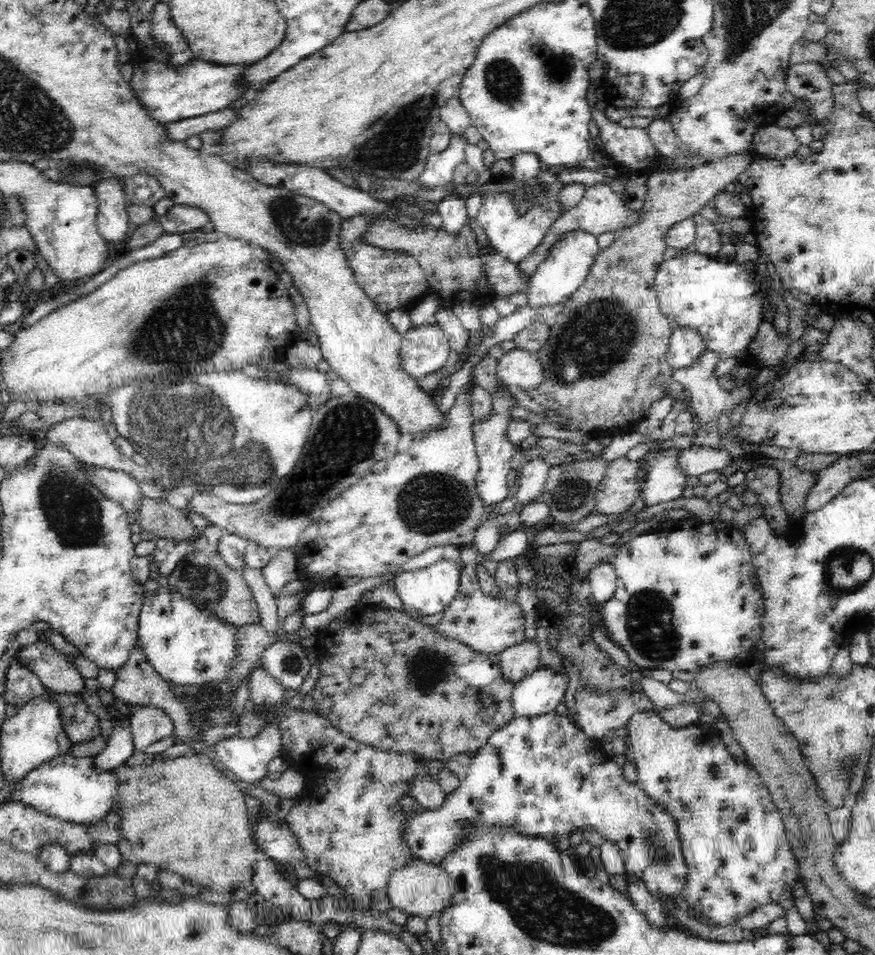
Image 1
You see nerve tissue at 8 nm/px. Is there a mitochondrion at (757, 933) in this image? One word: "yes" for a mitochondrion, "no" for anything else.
no

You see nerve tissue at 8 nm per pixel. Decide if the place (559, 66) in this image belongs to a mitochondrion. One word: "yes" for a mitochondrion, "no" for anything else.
yes

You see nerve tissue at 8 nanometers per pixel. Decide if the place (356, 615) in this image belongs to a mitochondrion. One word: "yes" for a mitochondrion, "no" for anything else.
no

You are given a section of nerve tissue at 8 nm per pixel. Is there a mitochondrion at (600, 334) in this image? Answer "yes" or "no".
yes

